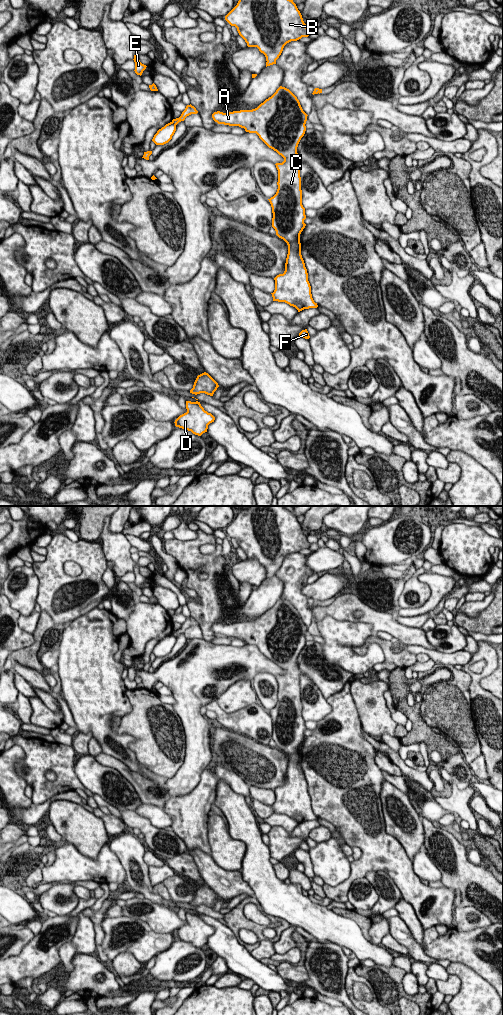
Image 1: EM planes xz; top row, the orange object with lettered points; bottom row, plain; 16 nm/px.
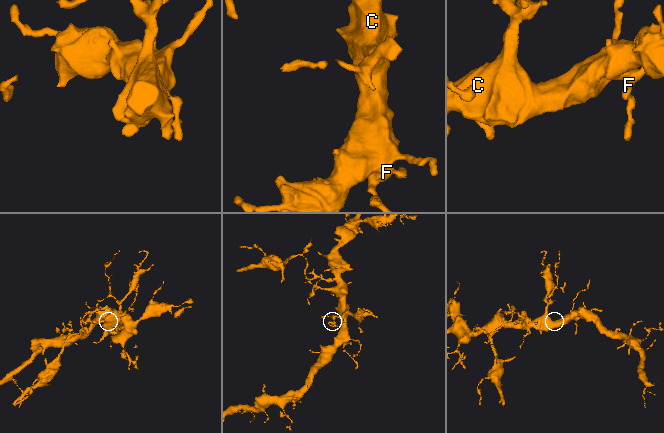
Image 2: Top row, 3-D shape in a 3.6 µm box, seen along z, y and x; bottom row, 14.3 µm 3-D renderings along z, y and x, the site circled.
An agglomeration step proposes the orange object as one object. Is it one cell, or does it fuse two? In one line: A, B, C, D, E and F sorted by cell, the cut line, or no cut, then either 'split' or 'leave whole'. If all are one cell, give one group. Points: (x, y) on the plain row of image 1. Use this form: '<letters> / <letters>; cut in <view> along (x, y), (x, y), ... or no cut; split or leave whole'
A B C D F / E; cut in xz along (171, 634), (175, 637); split

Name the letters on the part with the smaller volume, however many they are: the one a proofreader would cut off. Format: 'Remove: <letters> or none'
Remove: E

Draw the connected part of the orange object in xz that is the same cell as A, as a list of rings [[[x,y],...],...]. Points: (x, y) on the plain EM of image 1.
[[[282,598],[255,621],[212,626],[218,636],[239,638],[246,644],[256,645],[284,670],[282,675],[275,676],[278,701],[268,712],[273,725],[272,739],[287,755],[288,766],[285,783],[274,790],[275,802],[271,806],[273,813],[285,814],[298,824],[318,819],[312,810],[300,755],[306,727],[302,717],[301,672],[297,659],[306,643],[307,628],[297,609]]]

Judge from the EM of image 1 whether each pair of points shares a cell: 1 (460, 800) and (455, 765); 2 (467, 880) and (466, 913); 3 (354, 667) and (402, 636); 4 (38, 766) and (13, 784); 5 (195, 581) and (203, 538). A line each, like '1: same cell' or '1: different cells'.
1: same cell
2: different cells
3: different cells
4: different cells
5: same cell

